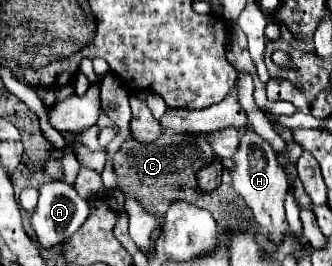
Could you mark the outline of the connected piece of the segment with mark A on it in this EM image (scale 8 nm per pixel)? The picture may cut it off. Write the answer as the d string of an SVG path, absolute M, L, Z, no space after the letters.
M45 182L39 188L39 202L29 216L31 216L33 234L37 236L41 246L51 248L55 244L61 244L65 238L69 238L69 234L75 234L81 222L85 222L87 214L89 214L87 200L83 200L73 186L65 182Z

